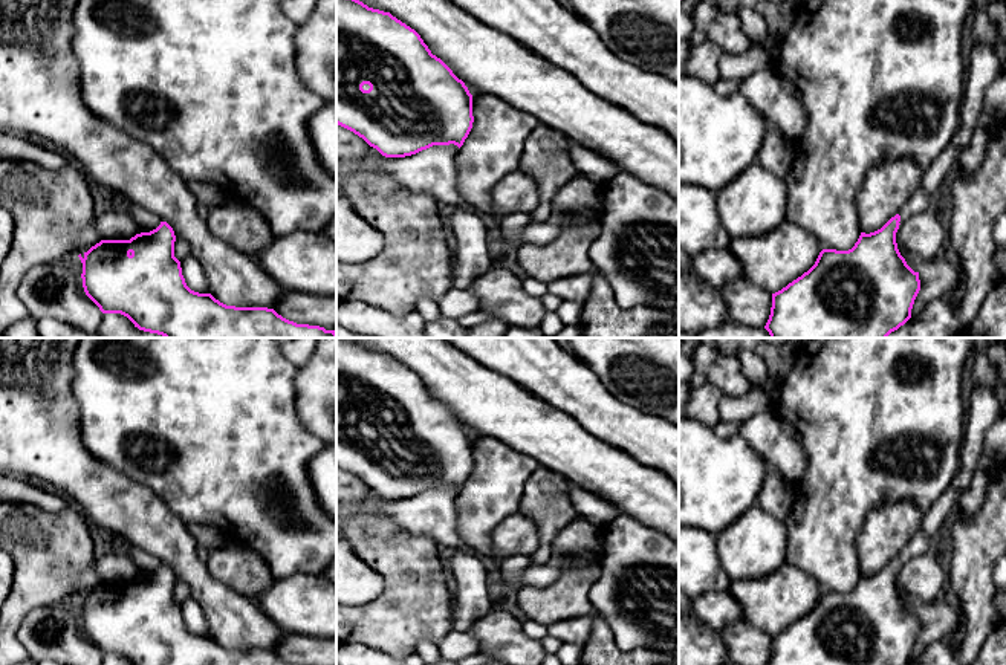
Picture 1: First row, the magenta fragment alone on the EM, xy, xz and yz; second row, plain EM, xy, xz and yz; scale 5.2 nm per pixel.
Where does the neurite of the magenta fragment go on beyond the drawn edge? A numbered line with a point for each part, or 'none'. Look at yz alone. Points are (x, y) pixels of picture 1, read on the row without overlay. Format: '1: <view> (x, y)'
1: yz (985, 408)

